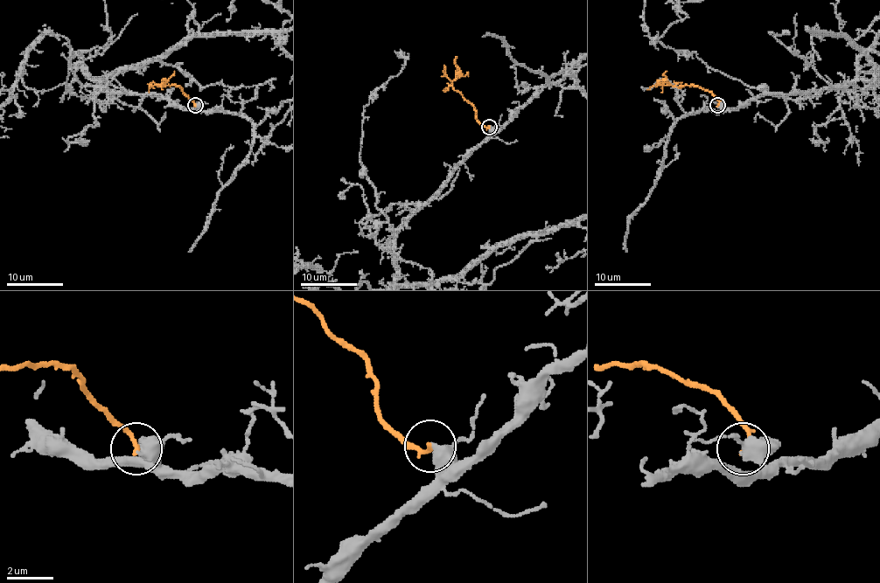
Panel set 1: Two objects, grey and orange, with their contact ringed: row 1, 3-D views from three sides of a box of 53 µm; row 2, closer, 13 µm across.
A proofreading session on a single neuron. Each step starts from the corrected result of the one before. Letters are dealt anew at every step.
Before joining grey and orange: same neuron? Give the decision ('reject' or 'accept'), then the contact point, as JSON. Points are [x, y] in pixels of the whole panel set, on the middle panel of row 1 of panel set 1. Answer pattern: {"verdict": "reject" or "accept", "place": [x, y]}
{"verdict": "accept", "place": [489, 127]}

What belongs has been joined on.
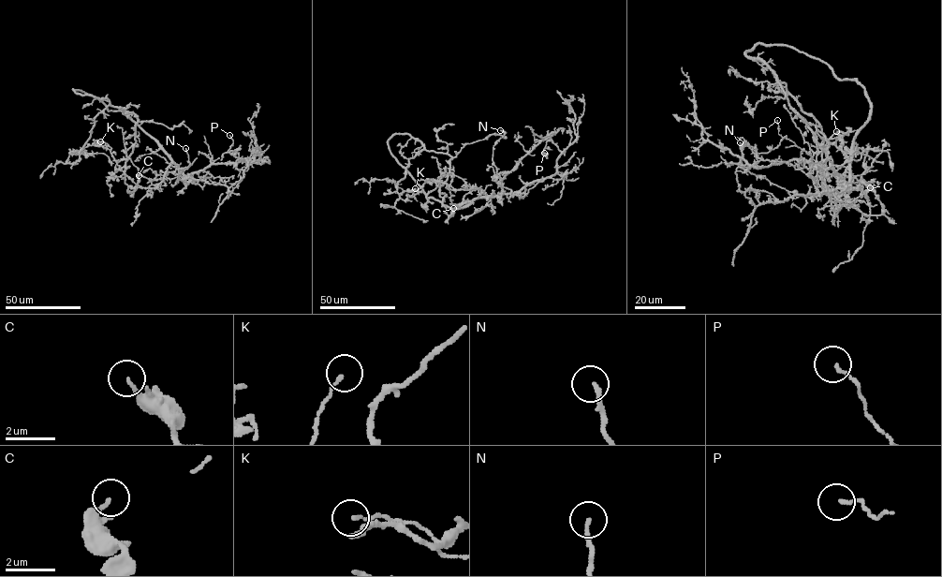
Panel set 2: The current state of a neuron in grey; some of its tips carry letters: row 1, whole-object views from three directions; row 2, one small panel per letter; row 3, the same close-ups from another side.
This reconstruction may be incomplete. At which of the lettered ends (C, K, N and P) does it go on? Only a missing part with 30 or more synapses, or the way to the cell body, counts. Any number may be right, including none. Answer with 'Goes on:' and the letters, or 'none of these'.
Goes on: none of these

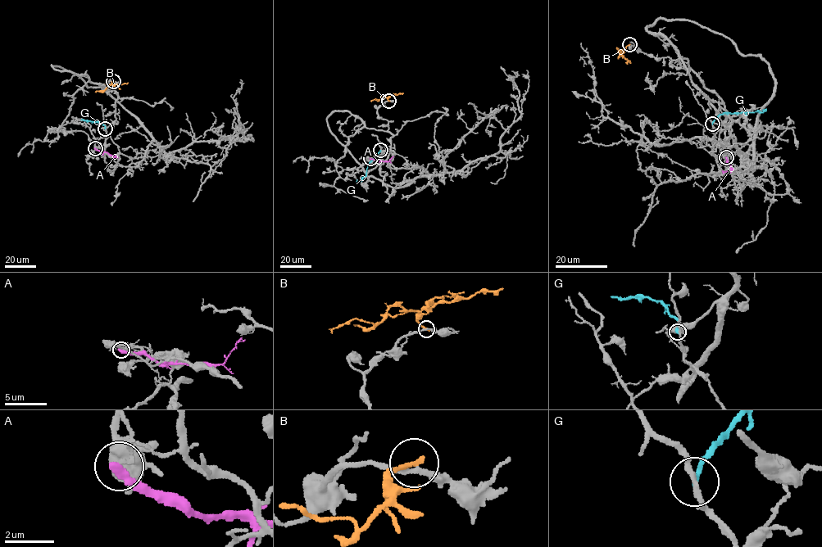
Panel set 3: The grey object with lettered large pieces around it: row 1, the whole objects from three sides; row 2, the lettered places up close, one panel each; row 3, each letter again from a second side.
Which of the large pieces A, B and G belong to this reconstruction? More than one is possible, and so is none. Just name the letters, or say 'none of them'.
none of them

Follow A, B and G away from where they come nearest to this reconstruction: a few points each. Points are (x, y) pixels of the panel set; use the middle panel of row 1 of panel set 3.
A: (370, 158), (388, 161), (393, 156)
B: (388, 101), (382, 97), (371, 101)
G: (380, 150), (368, 164), (366, 175), (358, 183), (356, 179)

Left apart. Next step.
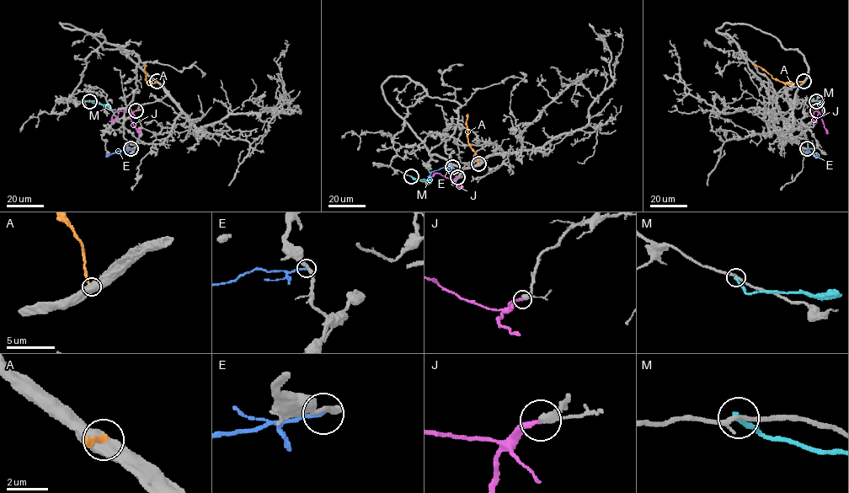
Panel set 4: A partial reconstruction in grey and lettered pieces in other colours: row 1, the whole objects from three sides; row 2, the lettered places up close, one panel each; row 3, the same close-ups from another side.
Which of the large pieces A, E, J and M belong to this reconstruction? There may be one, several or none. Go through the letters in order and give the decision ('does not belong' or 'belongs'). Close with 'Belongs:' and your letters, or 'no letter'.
A: does not belong
E: does not belong
J: belongs
M: does not belong
Belongs: J

